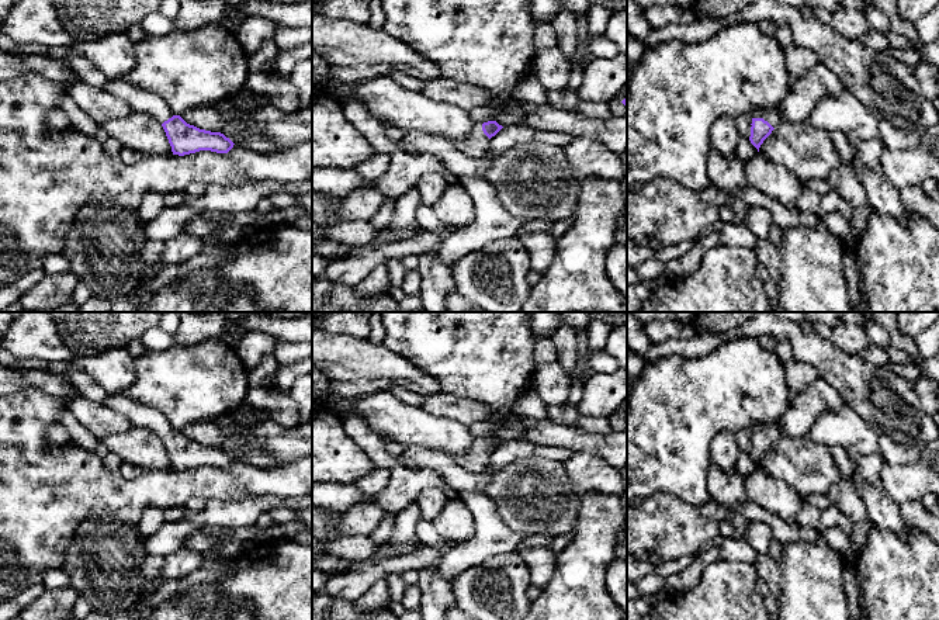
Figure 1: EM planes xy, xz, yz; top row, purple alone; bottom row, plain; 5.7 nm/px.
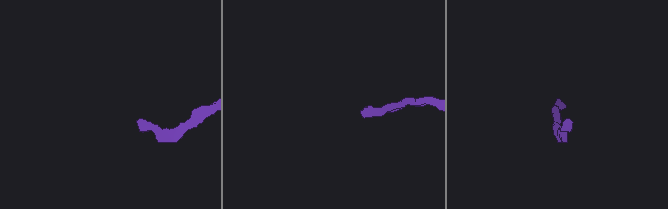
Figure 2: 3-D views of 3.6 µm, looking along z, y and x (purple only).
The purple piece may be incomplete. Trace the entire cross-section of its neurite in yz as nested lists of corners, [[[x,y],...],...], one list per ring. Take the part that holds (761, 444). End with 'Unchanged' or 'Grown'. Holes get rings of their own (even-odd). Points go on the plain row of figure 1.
[[[777,420],[760,423],[752,427],[751,458],[758,464],[775,443],[786,437]]]. Grown

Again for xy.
[[[110,394],[104,405],[128,418],[132,426],[149,429],[159,436],[173,470],[184,471],[200,465],[228,468],[235,460],[221,447],[187,439],[180,430],[174,430],[159,411],[139,405],[125,395]]]. Grown

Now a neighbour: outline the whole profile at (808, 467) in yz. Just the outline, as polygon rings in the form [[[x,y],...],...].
[[[808,434],[783,437],[772,446],[759,468],[793,486],[801,498],[827,493],[843,479],[829,446],[812,443]]]

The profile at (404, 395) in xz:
[[[392,387],[391,392],[395,395],[396,399],[399,399],[403,403],[412,405],[412,406],[423,406],[425,396],[417,395],[415,392],[410,392],[402,387]]]

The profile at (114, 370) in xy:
[[[112,347],[82,360],[86,373],[108,394],[118,394],[136,381],[134,357],[127,347]]]

